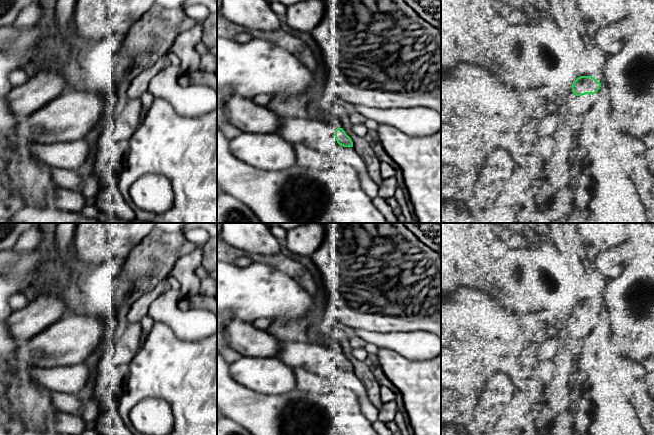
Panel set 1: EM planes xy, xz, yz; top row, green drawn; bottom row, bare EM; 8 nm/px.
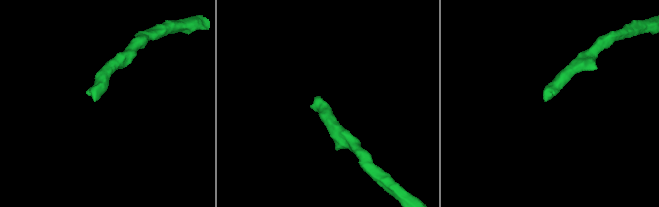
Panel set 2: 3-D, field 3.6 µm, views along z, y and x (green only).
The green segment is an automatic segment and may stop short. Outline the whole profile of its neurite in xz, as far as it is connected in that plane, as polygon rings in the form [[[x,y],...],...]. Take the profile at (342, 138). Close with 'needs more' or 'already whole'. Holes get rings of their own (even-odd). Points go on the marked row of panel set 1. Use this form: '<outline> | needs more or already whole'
[[[337,128],[334,136],[339,145],[343,147],[353,147],[351,138],[346,134],[343,128]]] | already whole

